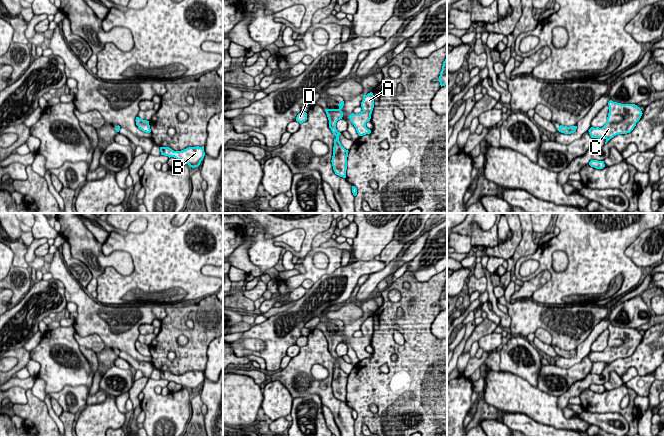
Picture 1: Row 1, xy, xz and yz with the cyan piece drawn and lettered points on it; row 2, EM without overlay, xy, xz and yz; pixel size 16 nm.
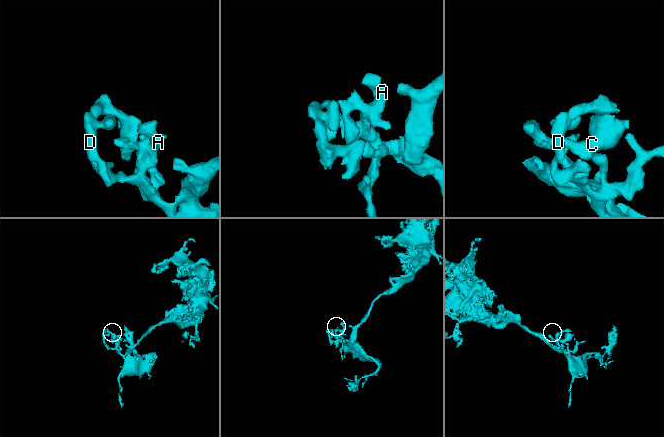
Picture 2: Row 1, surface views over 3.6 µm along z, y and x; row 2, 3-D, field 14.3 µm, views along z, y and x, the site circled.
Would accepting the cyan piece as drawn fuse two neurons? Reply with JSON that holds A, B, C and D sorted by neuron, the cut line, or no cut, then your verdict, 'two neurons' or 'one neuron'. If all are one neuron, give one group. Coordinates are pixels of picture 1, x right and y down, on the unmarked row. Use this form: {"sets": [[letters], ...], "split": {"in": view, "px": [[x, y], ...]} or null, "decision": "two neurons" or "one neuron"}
{"sets": [["A", "B", "C", "D"]], "split": null, "decision": "one neuron"}

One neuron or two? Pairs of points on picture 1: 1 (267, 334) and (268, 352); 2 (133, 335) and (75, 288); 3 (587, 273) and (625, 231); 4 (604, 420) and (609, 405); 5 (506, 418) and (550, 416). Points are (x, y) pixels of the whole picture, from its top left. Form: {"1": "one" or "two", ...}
{"1": "one", "2": "one", "3": "one", "4": "two", "5": "two"}

